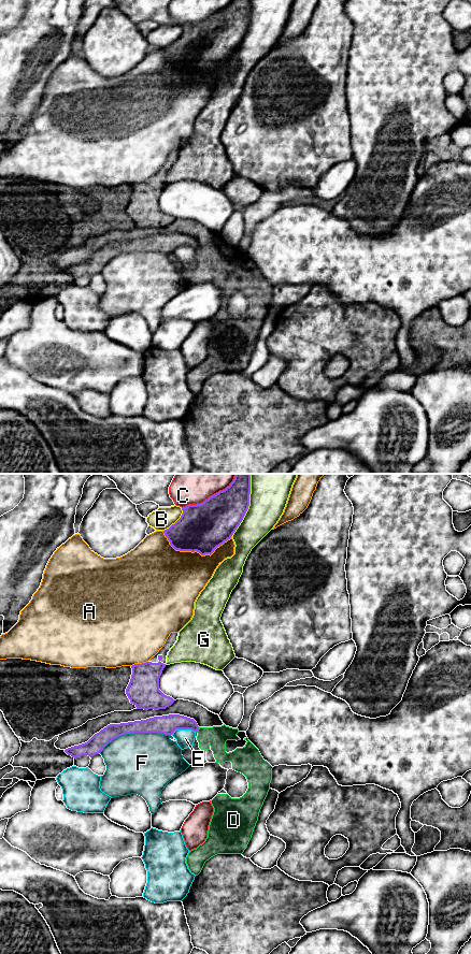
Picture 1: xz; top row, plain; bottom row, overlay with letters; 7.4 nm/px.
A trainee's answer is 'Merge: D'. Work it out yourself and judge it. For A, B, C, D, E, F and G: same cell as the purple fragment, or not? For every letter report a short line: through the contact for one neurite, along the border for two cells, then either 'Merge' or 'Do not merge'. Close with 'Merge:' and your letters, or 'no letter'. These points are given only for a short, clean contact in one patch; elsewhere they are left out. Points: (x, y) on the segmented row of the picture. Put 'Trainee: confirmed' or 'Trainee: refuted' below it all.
A: Do not merge
B: Do not merge
C: Do not merge
D: Line: xz (167, 724), (191, 724), (198, 728), (207, 736), (216, 736). Merge
E: Do not merge
F: Do not merge
G: Do not merge
Merge: D
Trainee: confirmed

